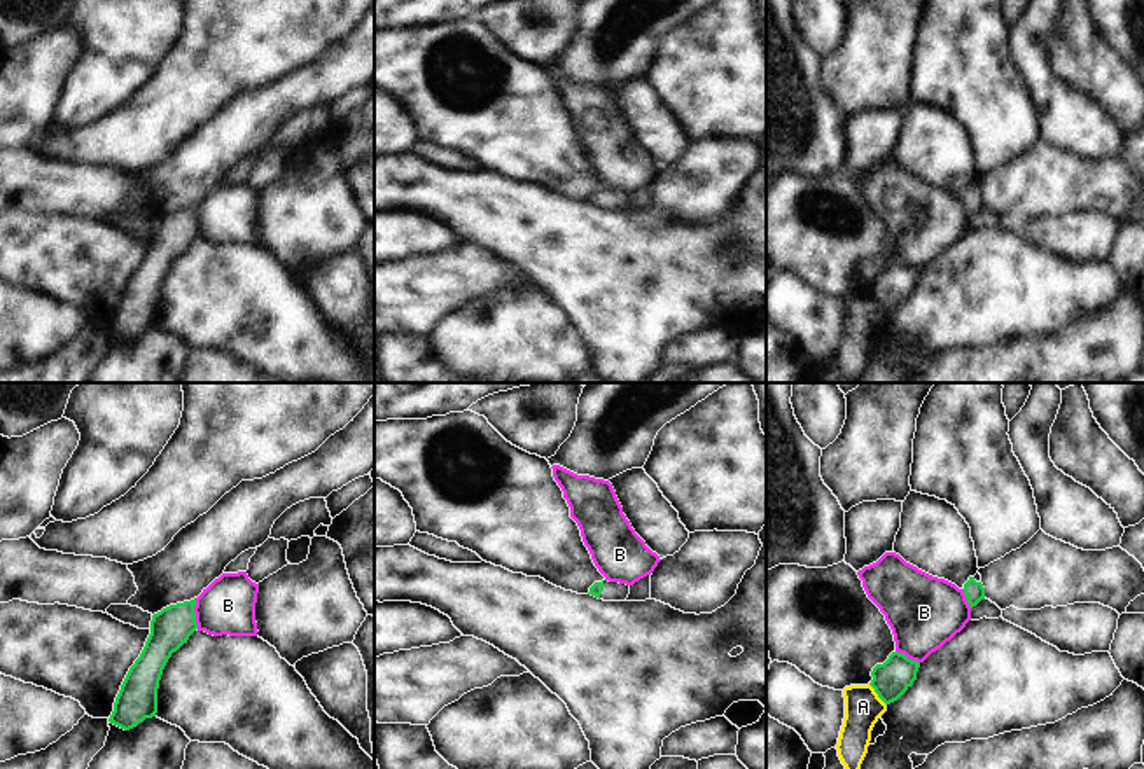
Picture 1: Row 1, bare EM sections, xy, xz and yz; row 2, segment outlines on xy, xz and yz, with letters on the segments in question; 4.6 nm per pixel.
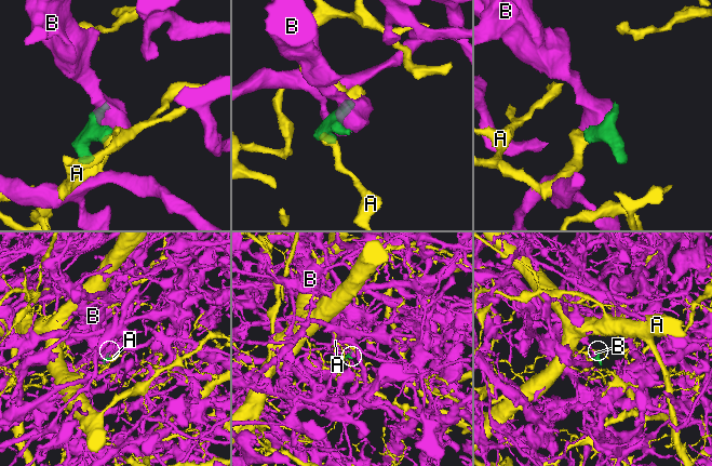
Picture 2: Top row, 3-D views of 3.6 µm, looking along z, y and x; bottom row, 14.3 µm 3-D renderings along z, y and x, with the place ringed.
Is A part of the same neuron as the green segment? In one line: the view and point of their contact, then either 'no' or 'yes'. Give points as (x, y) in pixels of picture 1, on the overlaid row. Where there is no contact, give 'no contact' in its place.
contact yz (877, 692); no

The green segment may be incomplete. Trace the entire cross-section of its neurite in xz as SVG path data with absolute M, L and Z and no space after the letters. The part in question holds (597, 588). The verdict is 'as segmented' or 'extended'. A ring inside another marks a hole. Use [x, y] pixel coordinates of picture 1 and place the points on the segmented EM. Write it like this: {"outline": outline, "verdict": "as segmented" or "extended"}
{"outline": "M602 580L602 582L595 582L589 587L588 594L591 594L598 599L603 599L603 601L626 601L626 598L630 594L630 585Z", "verdict": "extended"}

